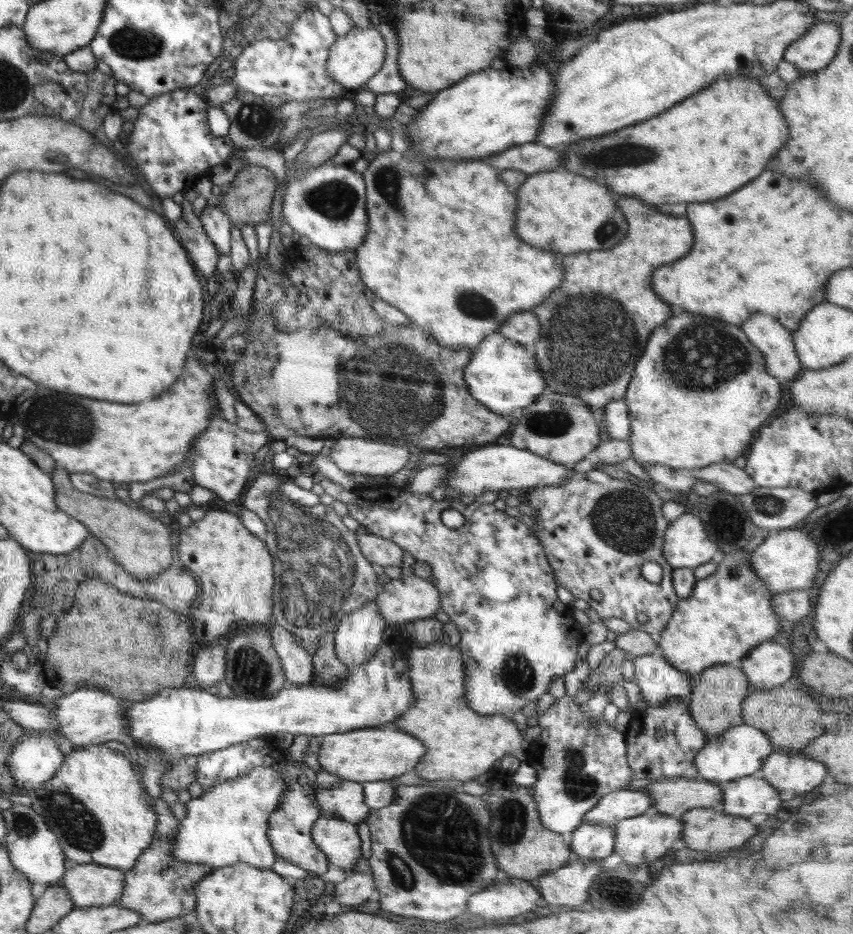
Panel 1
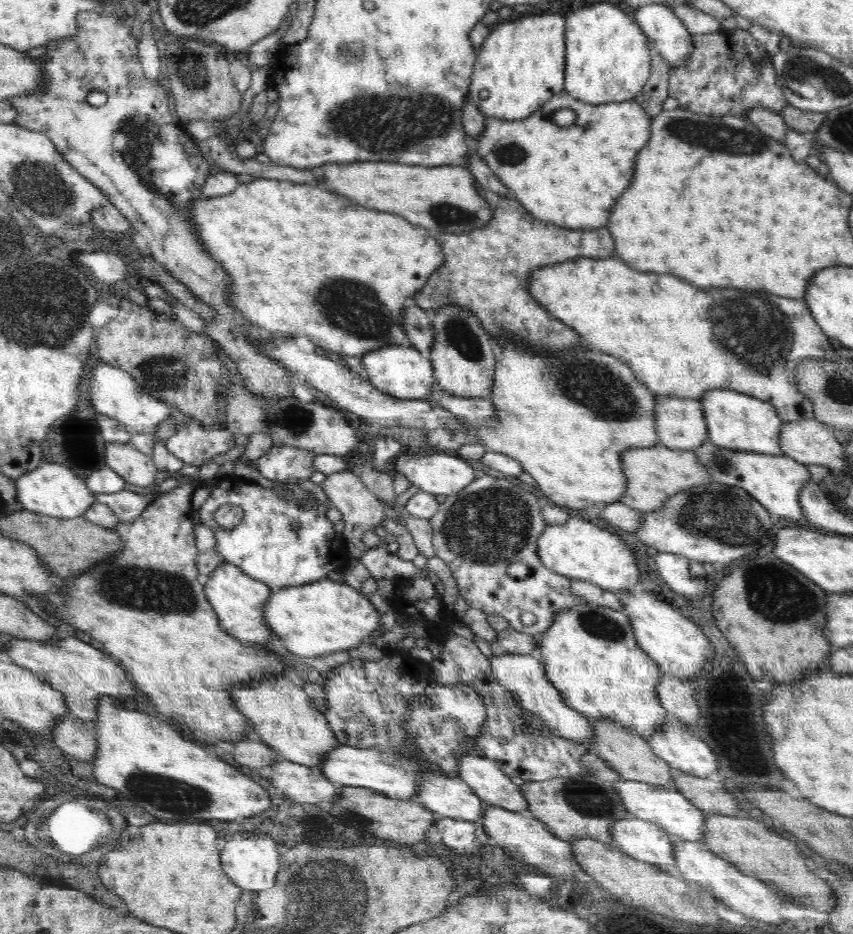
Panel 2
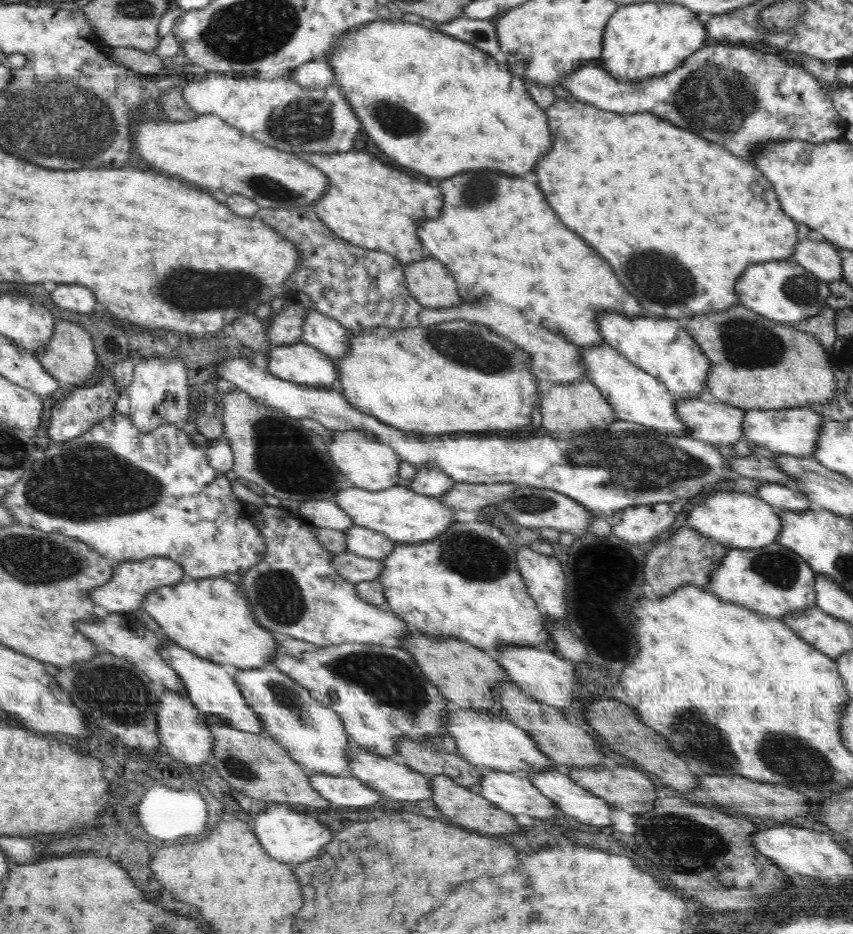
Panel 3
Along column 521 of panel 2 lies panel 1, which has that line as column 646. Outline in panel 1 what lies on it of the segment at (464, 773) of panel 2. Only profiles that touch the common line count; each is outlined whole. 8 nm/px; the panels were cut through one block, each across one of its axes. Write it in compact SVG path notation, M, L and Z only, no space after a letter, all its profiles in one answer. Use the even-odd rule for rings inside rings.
M626 786L623 789L604 795L598 804L584 815L584 821L604 823L614 827L625 818L632 818L650 811L654 799L644 789L631 790Z

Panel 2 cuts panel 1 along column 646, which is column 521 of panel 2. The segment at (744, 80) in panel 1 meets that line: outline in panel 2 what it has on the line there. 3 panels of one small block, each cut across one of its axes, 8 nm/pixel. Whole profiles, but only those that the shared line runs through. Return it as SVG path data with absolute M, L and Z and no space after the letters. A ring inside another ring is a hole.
M563 91L562 94L552 96L540 110L522 120L487 118L480 138L472 148L532 216L567 229L598 228L606 226L608 210L620 196L620 190L624 192L632 180L634 156L650 138L651 120L633 99L592 106L574 100ZM560 108L572 108L578 114L574 126L560 128L550 120L550 114Z

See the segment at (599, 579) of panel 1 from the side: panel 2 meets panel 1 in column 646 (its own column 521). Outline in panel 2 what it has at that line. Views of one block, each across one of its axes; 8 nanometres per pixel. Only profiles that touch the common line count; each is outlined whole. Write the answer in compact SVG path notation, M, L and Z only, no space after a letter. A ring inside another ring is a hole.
M481 474L481 477L476 477L460 492L447 495L445 501L439 504L438 512L429 518L432 527L431 543L436 557L448 564L456 579L458 593L469 607L482 610L487 615L503 616L510 629L517 632L541 636L552 626L554 617L560 611L587 603L570 593L570 579L544 567L538 559L537 540L547 522L543 519L542 507L536 496L522 486L514 485L511 478L500 479ZM514 561L524 563L530 569L530 574L525 580L513 580L507 575L508 567ZM524 612L532 612L536 616L533 626L524 626L520 621Z

